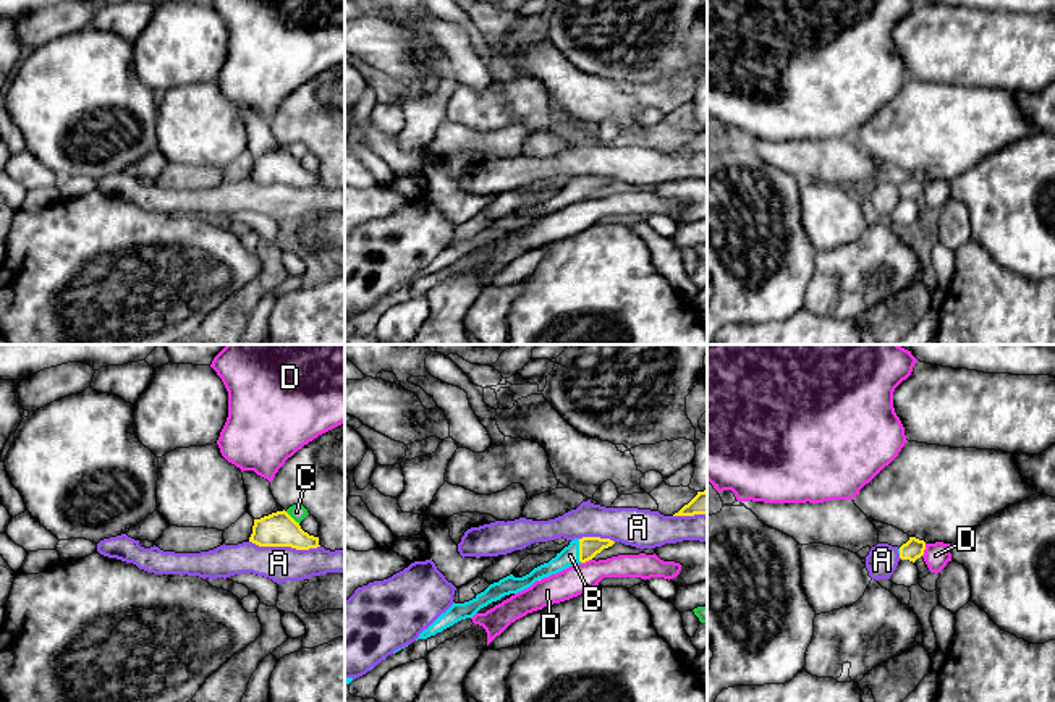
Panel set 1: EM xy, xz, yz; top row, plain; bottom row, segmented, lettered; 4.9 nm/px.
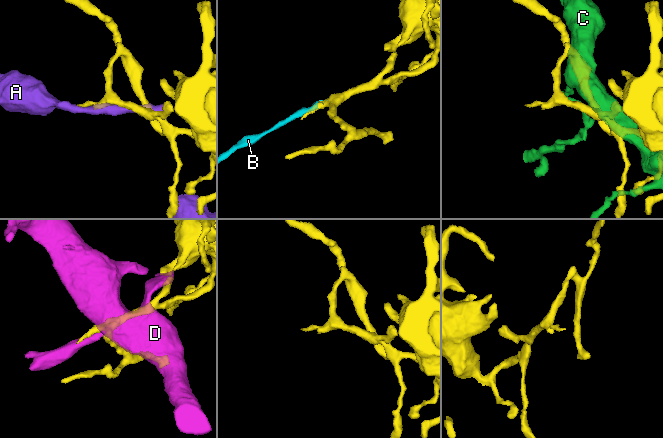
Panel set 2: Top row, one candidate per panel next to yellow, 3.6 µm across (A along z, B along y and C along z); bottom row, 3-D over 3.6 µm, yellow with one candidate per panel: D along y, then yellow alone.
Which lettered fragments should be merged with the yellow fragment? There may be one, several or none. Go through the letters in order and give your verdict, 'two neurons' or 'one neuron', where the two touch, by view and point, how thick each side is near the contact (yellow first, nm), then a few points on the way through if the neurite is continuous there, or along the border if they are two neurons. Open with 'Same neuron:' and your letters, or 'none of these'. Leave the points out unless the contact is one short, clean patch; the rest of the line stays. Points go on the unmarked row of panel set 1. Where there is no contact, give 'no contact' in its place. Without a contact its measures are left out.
Same neuron: B
A: two neurons | xy (285, 183) | 180/180 nm
B: one neuron | xz (580, 188) | 100/100 nm | across xz (589, 185), (580, 188), (570, 193)
C: two neurons | xy (290, 154) | 180/80 nm
D: two neurons | yz (924, 186) | 100/130 nm

